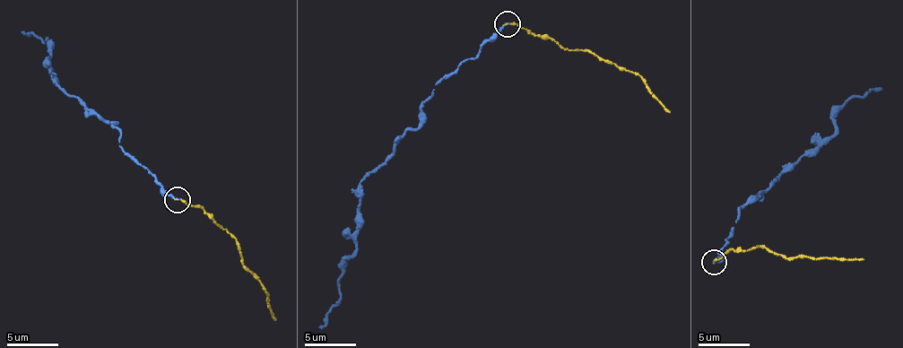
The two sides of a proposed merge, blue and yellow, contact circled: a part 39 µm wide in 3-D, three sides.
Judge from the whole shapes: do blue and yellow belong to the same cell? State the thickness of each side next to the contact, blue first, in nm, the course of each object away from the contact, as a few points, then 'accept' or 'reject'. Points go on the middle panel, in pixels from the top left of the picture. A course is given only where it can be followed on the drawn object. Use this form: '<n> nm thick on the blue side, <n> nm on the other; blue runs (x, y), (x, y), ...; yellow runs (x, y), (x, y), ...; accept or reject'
170 nm thick on the blue side, 150 nm on the other; blue runs (506, 24), (436, 85), (421, 125), (361, 181), (353, 252), (342, 263), (340, 298), (317, 327); yellow runs (506, 24), (583, 50), (634, 73), (671, 113); accept

